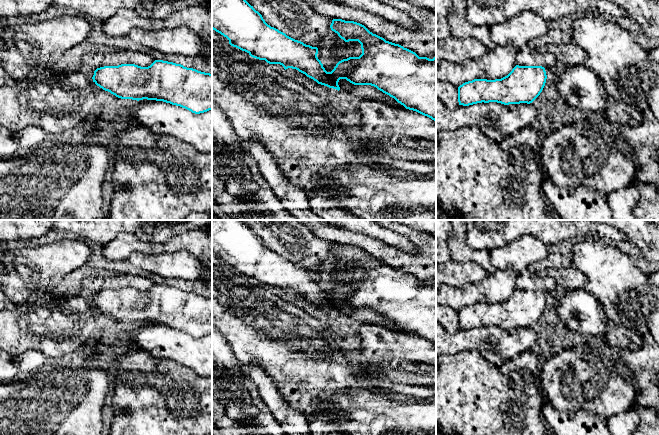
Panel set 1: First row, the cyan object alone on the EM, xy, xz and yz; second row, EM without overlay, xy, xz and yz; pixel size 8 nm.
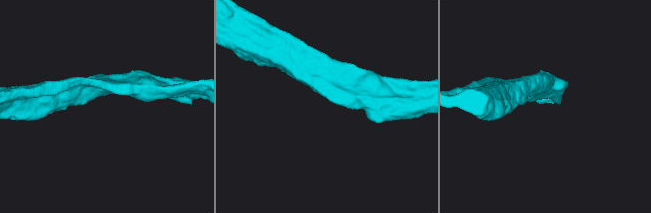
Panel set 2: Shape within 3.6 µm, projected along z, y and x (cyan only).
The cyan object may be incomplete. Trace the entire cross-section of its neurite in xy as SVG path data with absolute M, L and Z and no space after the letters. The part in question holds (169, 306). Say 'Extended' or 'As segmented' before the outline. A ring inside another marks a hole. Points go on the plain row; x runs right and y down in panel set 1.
As segmented. M155 284L148 291L135 288L104 290L94 295L92 303L97 310L121 323L163 325L195 338L212 334L212 298L181 288Z

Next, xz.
As segmented. M212 220L212 253L226 261L231 270L269 288L280 288L285 294L296 293L318 308L338 315L340 303L346 303L354 309L374 310L406 333L436 345L436 281L419 281L415 276L386 265L354 245L333 243L330 252L345 266L358 265L362 278L339 285L331 296L327 296L317 281L317 271L306 269L268 249L242 220Z

